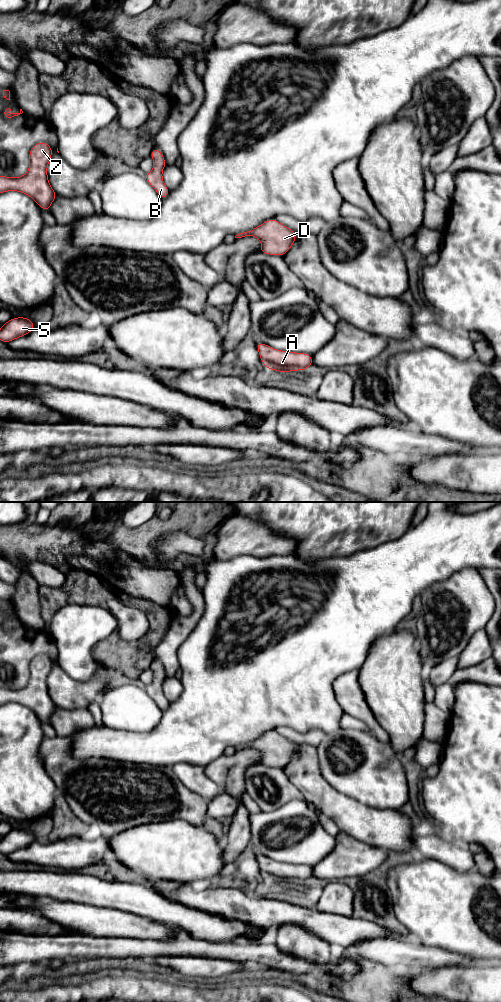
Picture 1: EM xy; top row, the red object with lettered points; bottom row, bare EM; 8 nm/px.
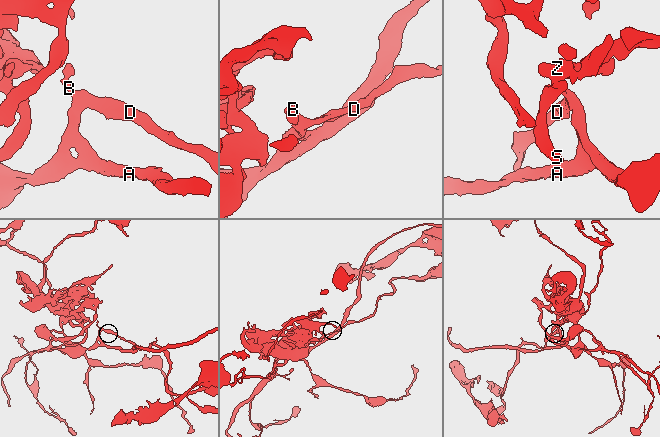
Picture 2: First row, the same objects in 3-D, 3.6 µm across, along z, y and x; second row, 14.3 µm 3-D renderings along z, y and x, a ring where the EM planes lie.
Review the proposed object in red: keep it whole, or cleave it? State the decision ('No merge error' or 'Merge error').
No merge error

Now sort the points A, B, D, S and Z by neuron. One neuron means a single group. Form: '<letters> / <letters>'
A B D S Z

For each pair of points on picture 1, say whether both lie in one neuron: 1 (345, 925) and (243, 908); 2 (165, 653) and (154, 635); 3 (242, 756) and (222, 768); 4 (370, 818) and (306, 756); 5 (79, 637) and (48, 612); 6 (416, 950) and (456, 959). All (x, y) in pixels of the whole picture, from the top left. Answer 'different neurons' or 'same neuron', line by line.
1: same neuron
2: different neurons
3: same neuron
4: same neuron
5: different neurons
6: same neuron

